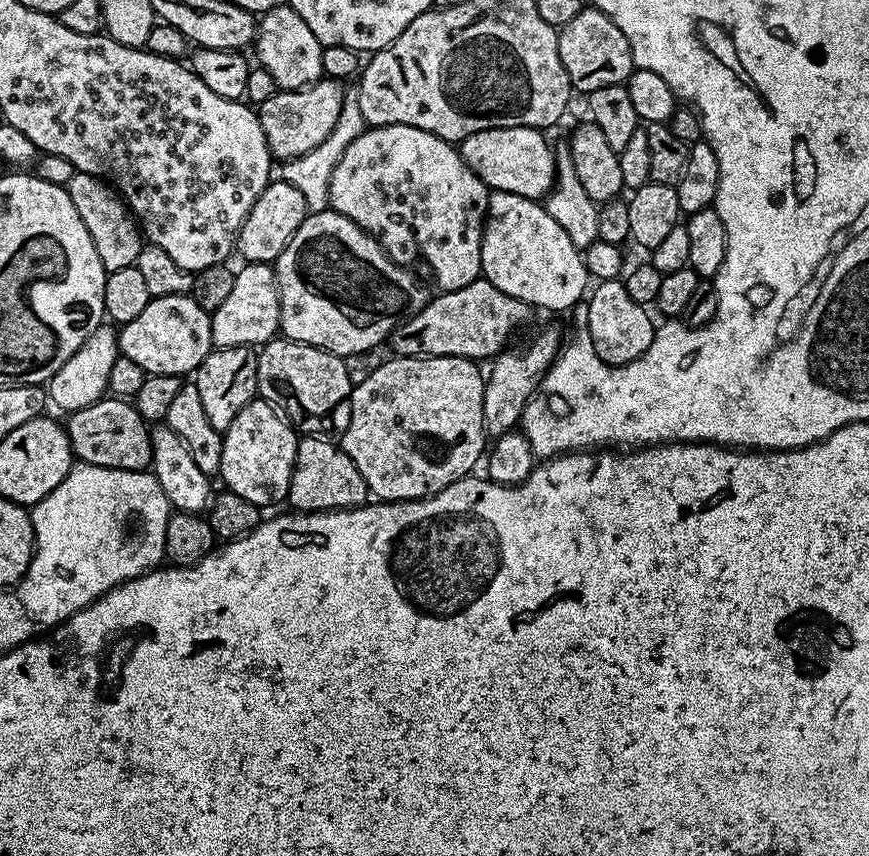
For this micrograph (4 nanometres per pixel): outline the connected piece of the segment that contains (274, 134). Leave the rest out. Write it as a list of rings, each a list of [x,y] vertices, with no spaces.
[[[321,78],[308,88],[293,92],[277,90],[265,104],[259,105],[260,125],[266,134],[266,142],[277,161],[293,160],[302,154],[310,154],[314,146],[326,142],[338,122],[338,114],[344,105],[345,85],[339,80]]]

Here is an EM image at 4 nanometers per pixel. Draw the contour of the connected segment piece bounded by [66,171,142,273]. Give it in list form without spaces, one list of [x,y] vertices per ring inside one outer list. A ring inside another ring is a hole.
[[[76,171],[66,185],[68,197],[74,202],[94,246],[98,250],[98,258],[104,264],[105,273],[123,268],[131,268],[136,263],[139,249],[136,237],[141,237],[138,221],[132,215],[127,204],[118,195],[115,188],[98,176]]]

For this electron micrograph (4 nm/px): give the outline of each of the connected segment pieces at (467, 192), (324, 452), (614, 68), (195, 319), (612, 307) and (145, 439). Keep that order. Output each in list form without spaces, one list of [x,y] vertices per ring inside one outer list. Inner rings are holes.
[[[391,124],[381,128],[369,127],[342,154],[330,178],[331,211],[350,218],[364,232],[368,232],[384,248],[395,264],[411,265],[416,248],[428,263],[437,289],[453,292],[481,279],[480,251],[484,237],[484,221],[488,219],[490,189],[466,166],[459,151],[449,141],[418,130],[414,126]]]
[[[308,436],[296,446],[296,461],[290,478],[287,503],[297,512],[338,512],[369,503],[370,493],[358,466],[344,453],[339,443]]]
[[[595,6],[581,7],[578,18],[559,29],[558,58],[562,58],[562,66],[573,89],[581,94],[602,90],[602,86],[624,84],[634,71],[626,34],[622,34],[622,30],[618,30],[618,26],[614,26],[614,22]]]
[[[191,294],[186,296],[154,296],[152,301],[134,318],[134,322],[126,322],[118,332],[119,355],[136,362],[147,375],[170,374],[171,376],[187,377],[186,374],[195,373],[196,368],[212,351],[212,318],[198,302],[194,302]]]
[[[623,279],[599,281],[591,289],[586,300],[587,304],[586,331],[594,342],[594,350],[601,353],[608,364],[615,366],[637,360],[656,337],[656,328],[651,318],[648,317],[649,309],[643,304],[634,302],[634,298],[630,298]]]
[[[105,398],[80,408],[67,419],[68,441],[77,461],[127,472],[143,472],[151,465],[152,433],[135,403],[124,398]]]

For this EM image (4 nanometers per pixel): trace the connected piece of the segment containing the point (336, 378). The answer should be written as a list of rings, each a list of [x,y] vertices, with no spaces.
[[[273,338],[259,349],[256,390],[259,399],[267,400],[293,425],[308,424],[351,397],[353,384],[346,374],[343,356],[335,356],[325,348],[315,348],[297,340]]]

